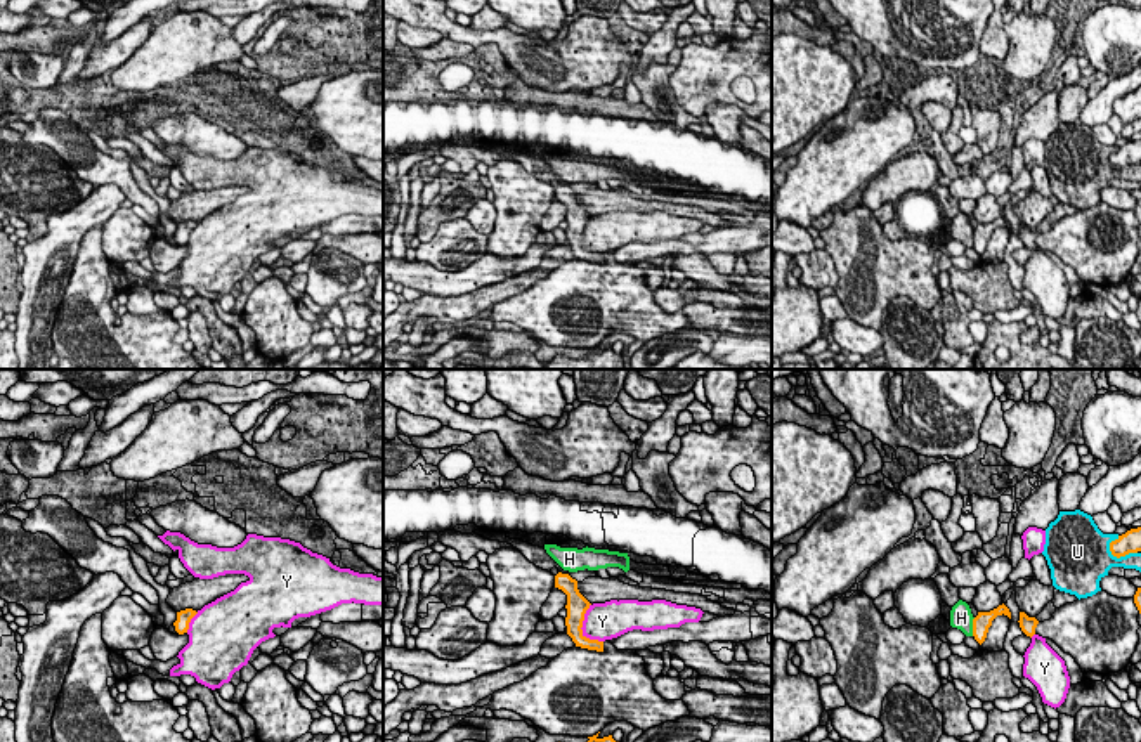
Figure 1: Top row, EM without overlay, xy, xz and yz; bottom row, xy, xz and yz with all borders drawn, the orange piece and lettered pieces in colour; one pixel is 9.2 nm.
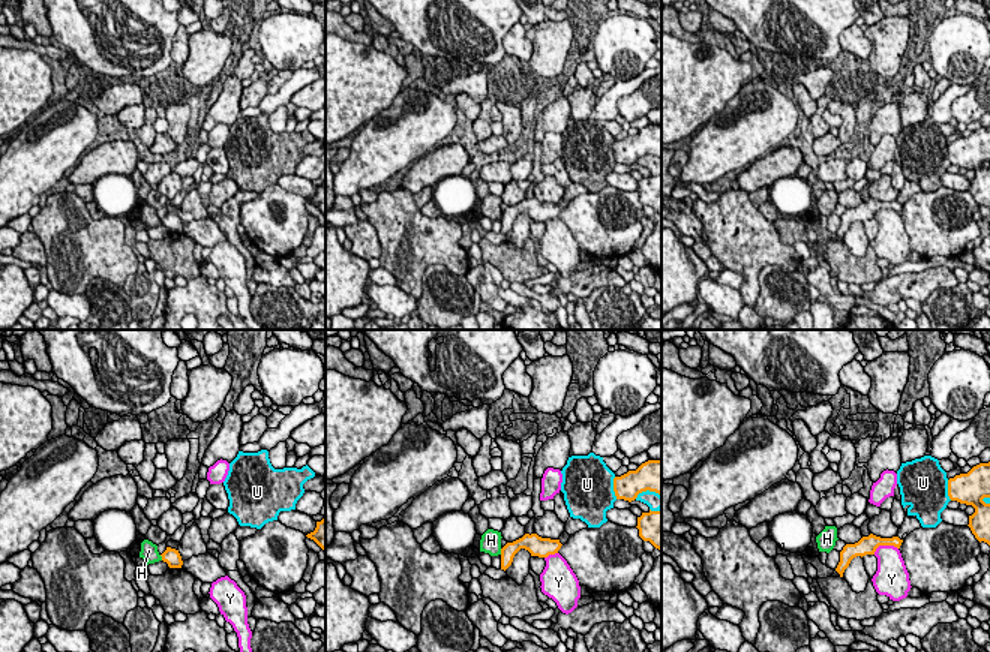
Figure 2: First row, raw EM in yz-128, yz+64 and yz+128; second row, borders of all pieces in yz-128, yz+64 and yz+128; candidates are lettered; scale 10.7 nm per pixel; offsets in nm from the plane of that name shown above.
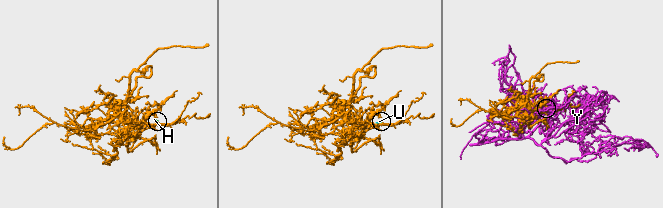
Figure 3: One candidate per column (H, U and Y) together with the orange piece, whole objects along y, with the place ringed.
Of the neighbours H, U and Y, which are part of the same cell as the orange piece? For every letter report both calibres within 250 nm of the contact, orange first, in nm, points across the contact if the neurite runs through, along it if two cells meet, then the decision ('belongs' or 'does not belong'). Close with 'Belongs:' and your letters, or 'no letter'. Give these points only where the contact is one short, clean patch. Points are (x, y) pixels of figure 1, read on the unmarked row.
H: calibres 160 and 220 nm; border yz (975, 229), (971, 247); does not belong
U: calibres 190 and 360 nm; does not belong
Y: calibres 190 and 360 nm; does not belong
Belongs: no letter

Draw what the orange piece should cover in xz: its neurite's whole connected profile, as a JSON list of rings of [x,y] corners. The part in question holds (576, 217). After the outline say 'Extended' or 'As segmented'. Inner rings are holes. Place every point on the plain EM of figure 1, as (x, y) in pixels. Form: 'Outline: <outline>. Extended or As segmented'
Outline: [[[558,184],[555,187],[555,199],[562,201],[567,206],[567,246],[572,250],[576,258],[603,264],[603,253],[590,251],[583,246],[584,225],[590,220],[590,213],[579,205],[577,192],[569,186]]]. As segmented

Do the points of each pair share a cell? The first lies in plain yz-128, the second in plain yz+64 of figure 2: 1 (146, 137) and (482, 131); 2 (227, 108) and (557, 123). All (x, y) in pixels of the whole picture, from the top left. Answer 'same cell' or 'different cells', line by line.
1: same cell
2: same cell

